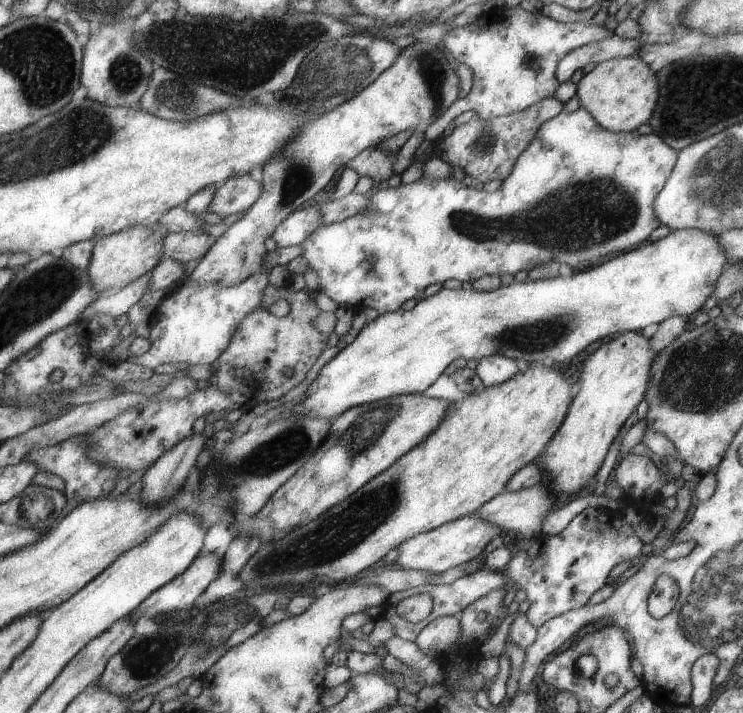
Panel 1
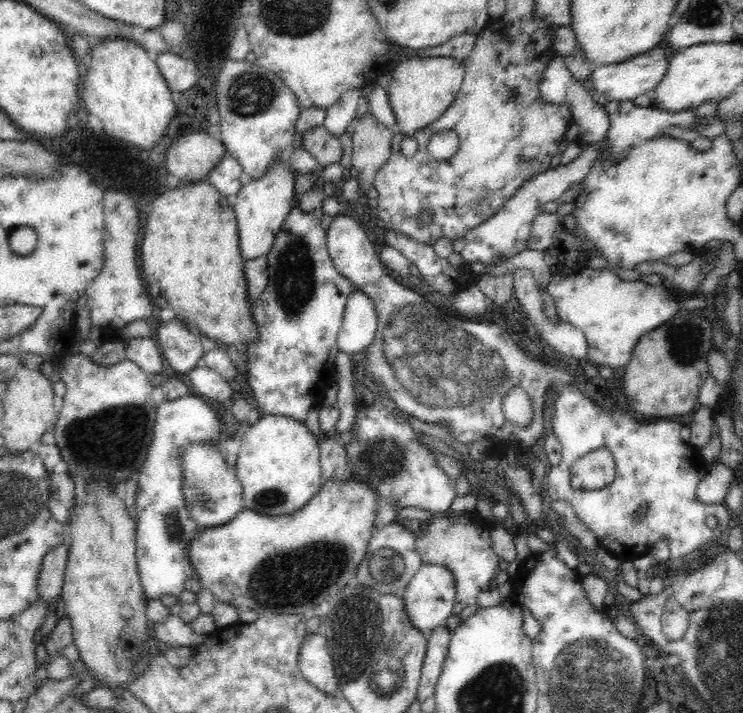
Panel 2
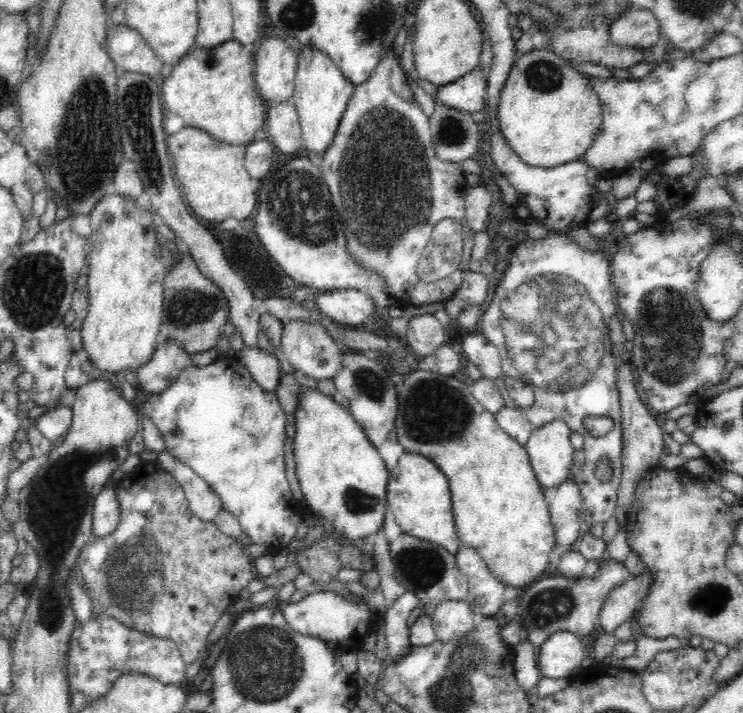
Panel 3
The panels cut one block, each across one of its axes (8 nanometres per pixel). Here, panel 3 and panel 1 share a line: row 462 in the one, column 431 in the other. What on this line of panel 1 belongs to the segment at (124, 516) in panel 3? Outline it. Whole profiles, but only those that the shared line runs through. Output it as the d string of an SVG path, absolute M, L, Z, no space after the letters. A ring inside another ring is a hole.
M547 98L535 102L532 106L506 116L481 120L474 118L466 124L453 128L451 134L437 138L430 142L430 156L437 156L449 167L461 168L465 175L473 177L476 182L486 184L491 180L503 181L513 170L513 166L521 152L529 146L535 138L541 124L551 120L562 112L563 103L555 98Z

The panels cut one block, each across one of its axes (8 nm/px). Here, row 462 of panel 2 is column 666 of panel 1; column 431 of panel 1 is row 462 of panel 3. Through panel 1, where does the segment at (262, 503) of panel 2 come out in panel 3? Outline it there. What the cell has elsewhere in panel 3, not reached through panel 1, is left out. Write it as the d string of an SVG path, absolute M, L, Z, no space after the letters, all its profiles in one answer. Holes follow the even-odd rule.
M302 385L290 432L293 438L296 476L305 500L306 511L313 511L327 518L345 539L355 543L358 543L361 538L378 532L378 528L383 525L384 511L387 506L385 486L390 472L384 467L376 447L354 421L351 412L342 408L331 396L326 396L318 389L306 388Z

